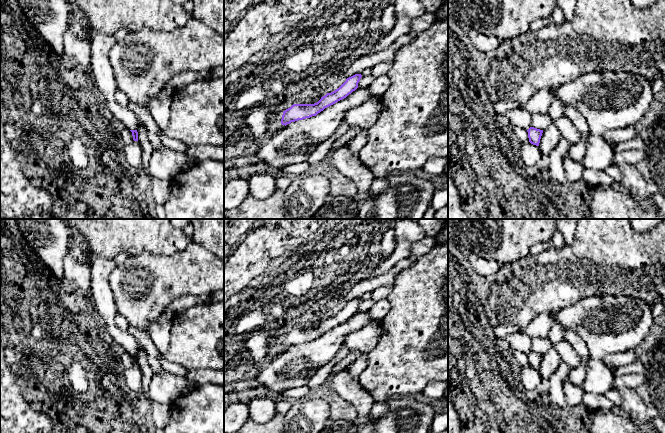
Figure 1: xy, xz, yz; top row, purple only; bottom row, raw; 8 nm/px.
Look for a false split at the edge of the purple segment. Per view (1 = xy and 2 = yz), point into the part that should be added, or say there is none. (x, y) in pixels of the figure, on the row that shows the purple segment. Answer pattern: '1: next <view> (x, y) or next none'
1: next none
2: next none

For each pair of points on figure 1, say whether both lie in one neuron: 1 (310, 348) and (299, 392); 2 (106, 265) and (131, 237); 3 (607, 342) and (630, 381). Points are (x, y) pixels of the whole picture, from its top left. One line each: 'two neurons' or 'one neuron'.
1: two neurons
2: two neurons
3: two neurons

